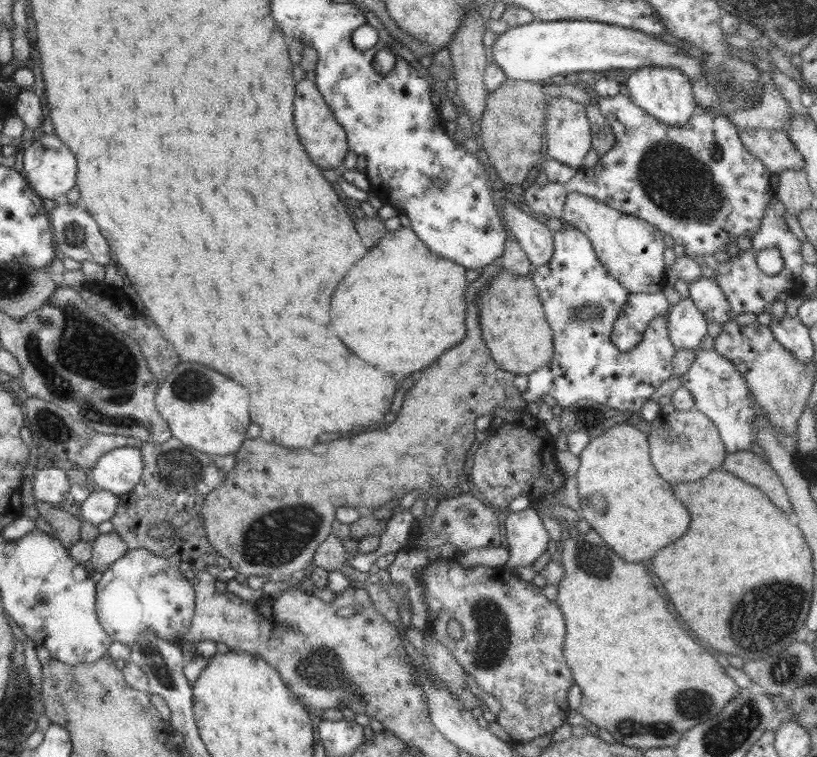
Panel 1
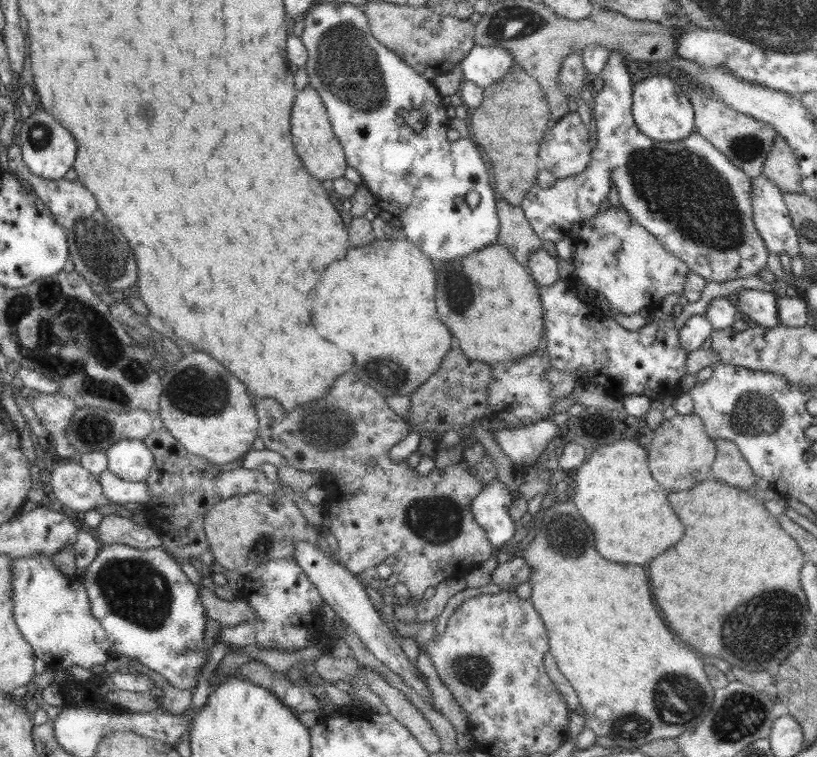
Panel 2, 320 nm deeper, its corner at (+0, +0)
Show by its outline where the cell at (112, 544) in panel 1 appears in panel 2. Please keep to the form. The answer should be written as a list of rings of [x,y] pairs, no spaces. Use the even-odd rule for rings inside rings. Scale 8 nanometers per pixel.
[[[104,515],[98,527],[98,539],[101,545],[123,544],[135,549],[150,549],[158,546],[163,547],[163,540],[153,531],[136,525],[132,519],[117,515]]]

